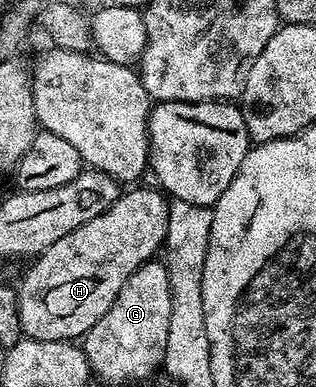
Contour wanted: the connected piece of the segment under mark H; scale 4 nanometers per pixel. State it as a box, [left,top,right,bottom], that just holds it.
[17,186,169,342]

